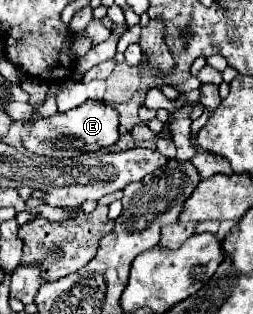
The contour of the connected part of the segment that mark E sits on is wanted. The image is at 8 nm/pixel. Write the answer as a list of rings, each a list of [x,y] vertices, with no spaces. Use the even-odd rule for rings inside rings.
[[[88,99],[80,107],[68,111],[68,113],[56,113],[48,119],[36,119],[28,127],[22,129],[22,141],[24,147],[30,153],[36,155],[46,155],[46,157],[78,157],[80,153],[90,153],[98,151],[102,147],[110,147],[118,141],[118,113],[116,109],[108,107],[102,101],[92,101]]]

